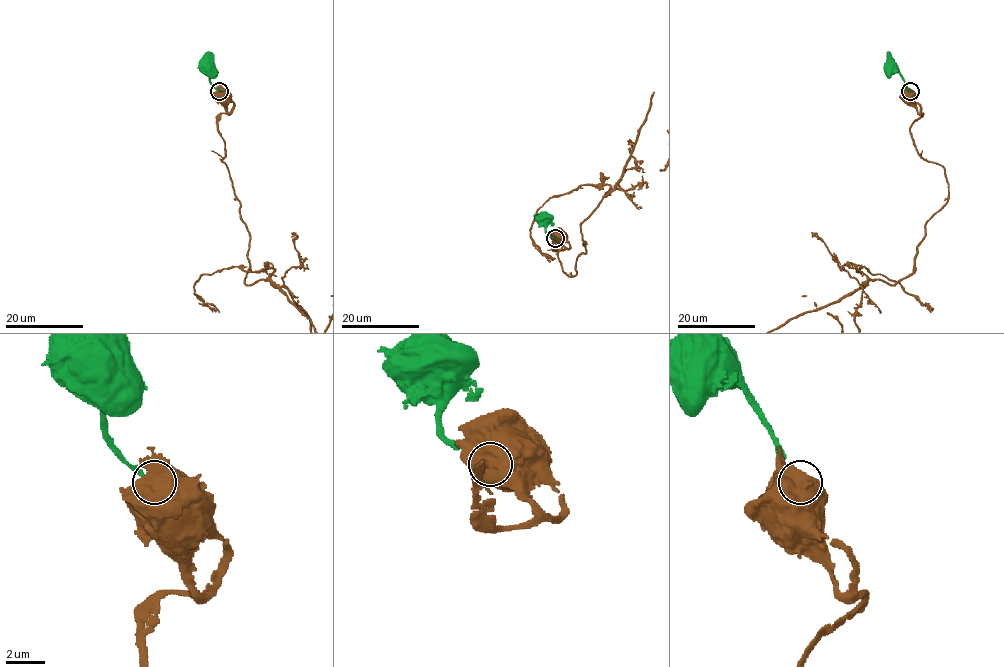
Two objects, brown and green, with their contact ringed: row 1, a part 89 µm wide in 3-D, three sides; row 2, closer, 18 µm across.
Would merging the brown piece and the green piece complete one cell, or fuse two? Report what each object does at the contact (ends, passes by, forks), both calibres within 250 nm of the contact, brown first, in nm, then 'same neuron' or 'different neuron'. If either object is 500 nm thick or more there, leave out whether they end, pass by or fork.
calibres 900 and 240 nm; different neuron

